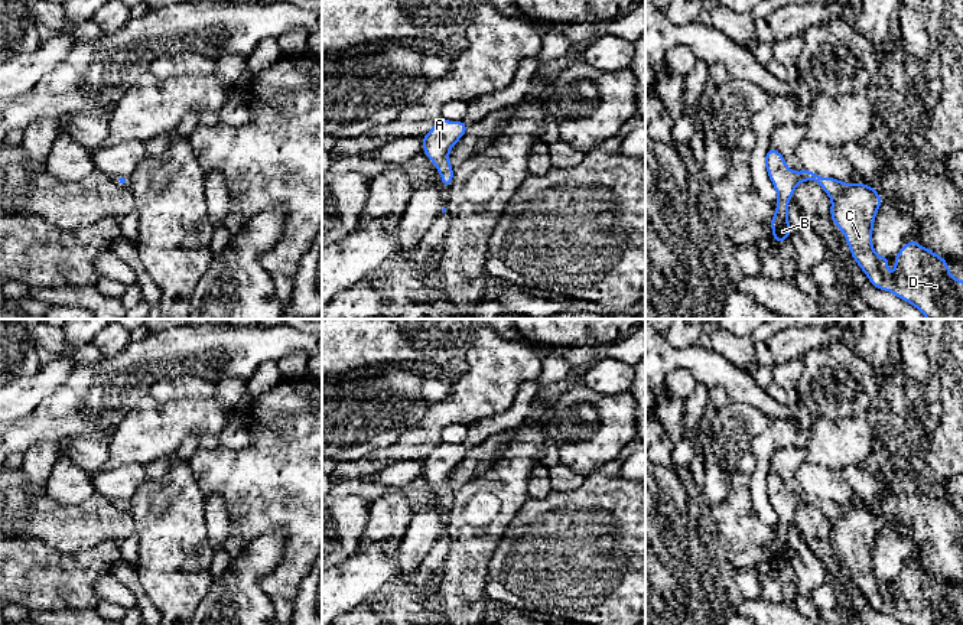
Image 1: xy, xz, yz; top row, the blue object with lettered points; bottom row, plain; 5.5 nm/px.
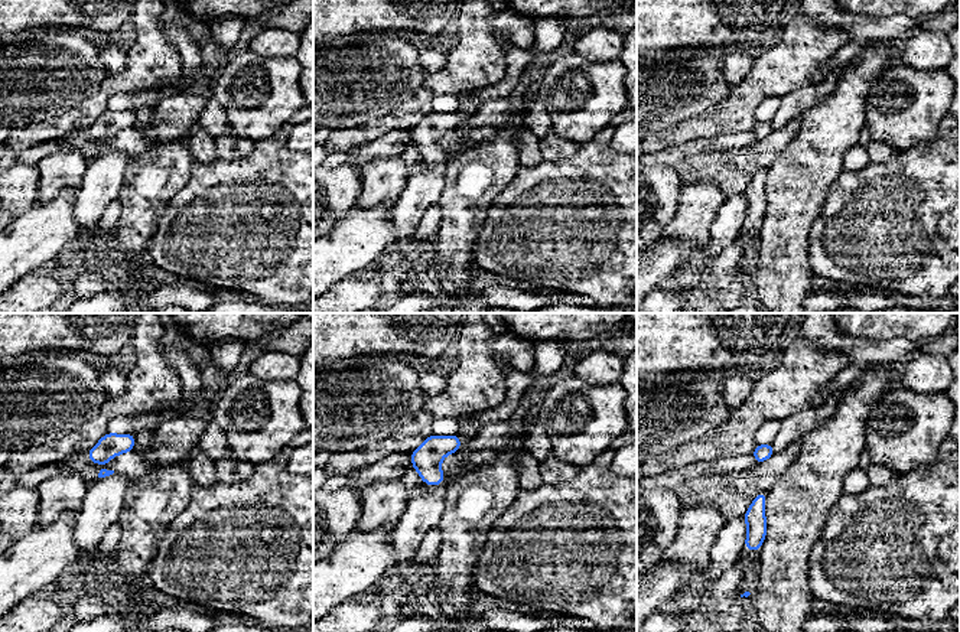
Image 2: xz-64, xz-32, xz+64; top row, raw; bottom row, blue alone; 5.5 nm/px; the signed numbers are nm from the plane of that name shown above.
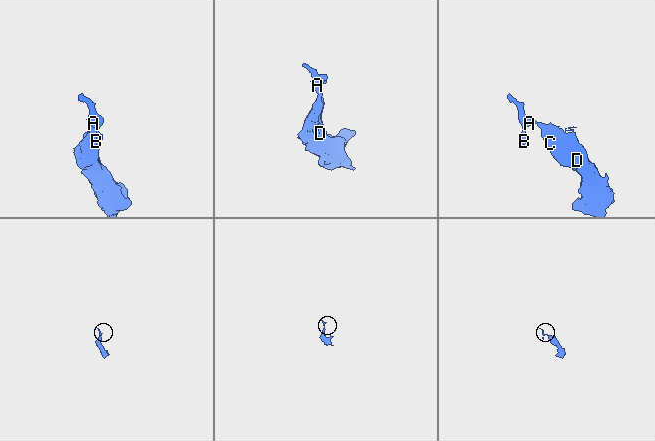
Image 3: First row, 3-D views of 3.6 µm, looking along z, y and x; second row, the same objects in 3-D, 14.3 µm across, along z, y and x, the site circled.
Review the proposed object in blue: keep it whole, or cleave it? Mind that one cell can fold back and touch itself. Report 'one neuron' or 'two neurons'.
one neuron

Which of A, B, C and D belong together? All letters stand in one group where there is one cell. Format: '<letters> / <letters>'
A B C D

